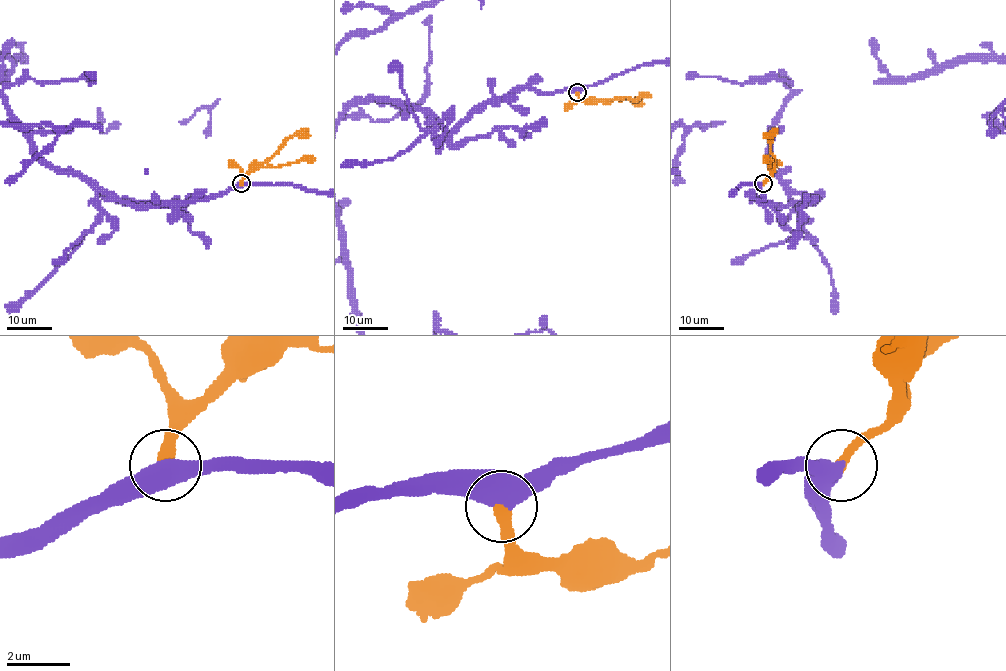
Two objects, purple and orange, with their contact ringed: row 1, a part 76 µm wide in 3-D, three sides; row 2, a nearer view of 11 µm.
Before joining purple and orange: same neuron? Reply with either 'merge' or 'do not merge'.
merge

